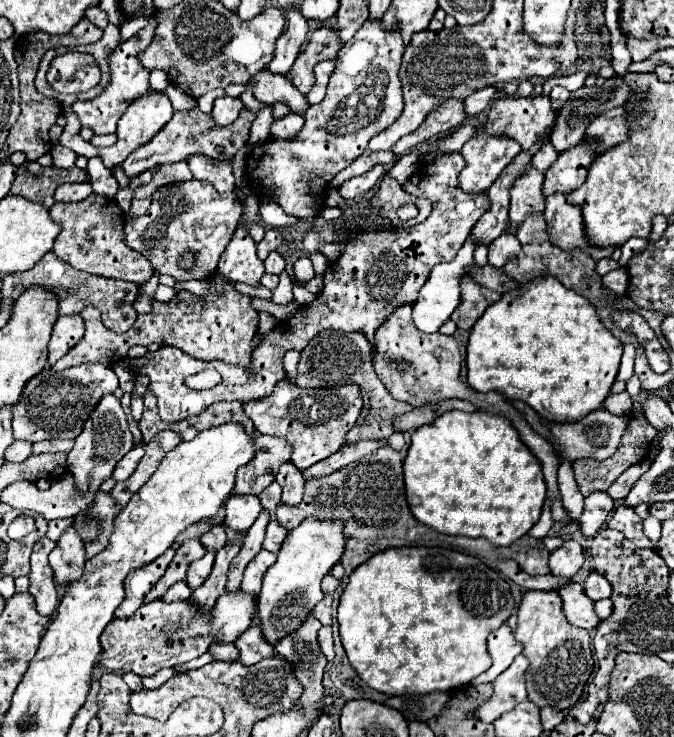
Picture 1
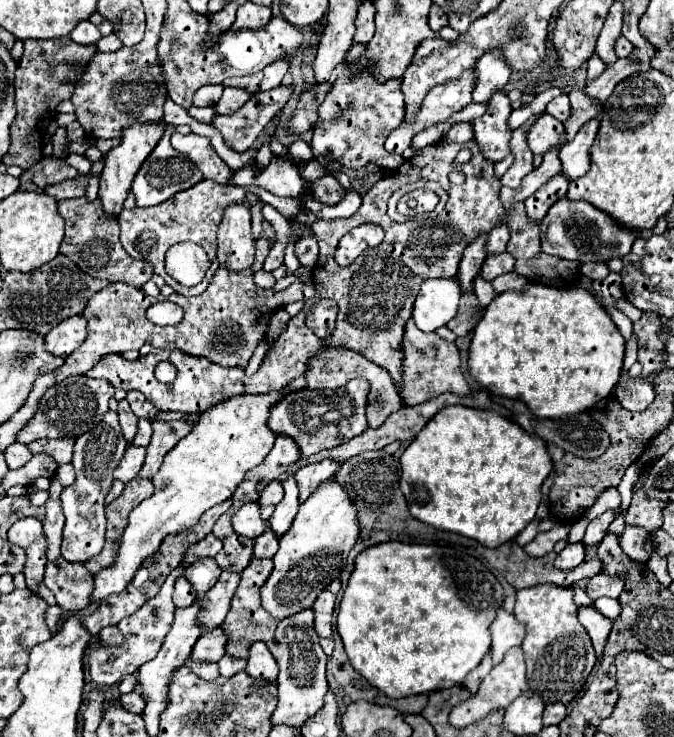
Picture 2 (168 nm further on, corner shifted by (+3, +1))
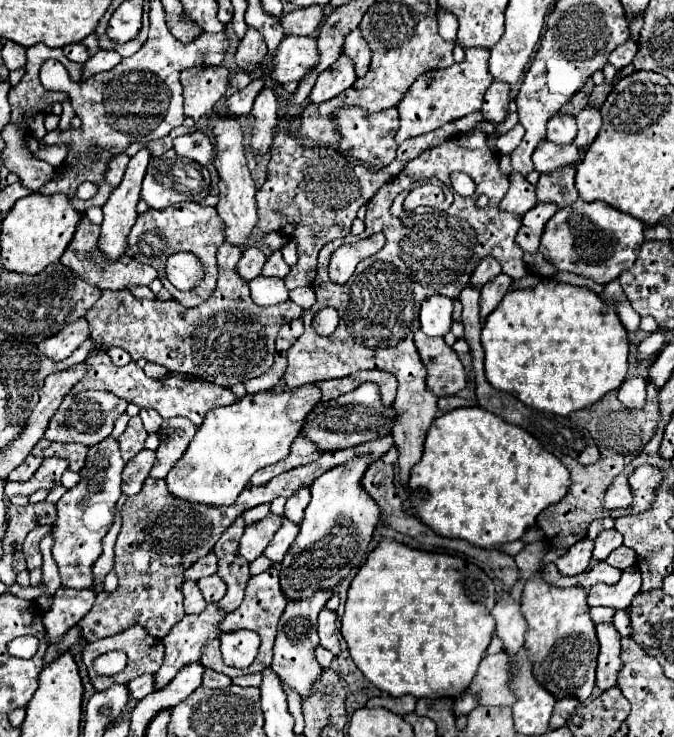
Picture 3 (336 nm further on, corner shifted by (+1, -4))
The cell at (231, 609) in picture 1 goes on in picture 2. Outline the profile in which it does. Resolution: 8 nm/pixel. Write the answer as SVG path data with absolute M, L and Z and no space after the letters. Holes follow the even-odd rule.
M214 627L208 629L206 633L200 635L200 639L196 641L194 649L192 649L192 657L196 661L210 661L216 663L224 651L226 651L226 643L228 643L228 635L222 627Z

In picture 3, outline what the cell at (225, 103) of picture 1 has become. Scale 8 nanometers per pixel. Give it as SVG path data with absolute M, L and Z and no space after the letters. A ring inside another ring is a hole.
M254 78L246 88L242 88L240 92L232 94L230 98L226 98L226 108L236 114L236 116L248 116L252 110L252 104L258 96L258 92L266 86L264 78Z

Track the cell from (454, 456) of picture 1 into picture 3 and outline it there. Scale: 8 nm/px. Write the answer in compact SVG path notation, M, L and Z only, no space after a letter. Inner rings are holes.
M478 406L444 412L432 422L424 442L424 456L412 468L408 482L410 504L424 524L440 536L462 538L478 548L520 540L524 532L536 524L536 516L550 504L558 504L568 494L568 488L570 472L554 454L544 450L538 440L520 426L512 426Z

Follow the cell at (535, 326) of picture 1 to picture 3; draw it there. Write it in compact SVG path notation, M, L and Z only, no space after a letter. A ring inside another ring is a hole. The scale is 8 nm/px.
M542 280L542 282L538 282L534 288L512 290L512 292L508 292L508 294L504 296L502 304L498 304L498 308L496 308L496 310L486 318L486 322L484 322L484 328L482 328L482 346L484 346L484 350L486 350L486 360L484 360L486 378L488 378L488 382L490 382L496 390L504 390L504 392L516 396L518 400L522 400L526 406L532 406L532 408L536 408L536 410L552 412L552 414L558 414L558 416L568 416L570 412L582 410L582 408L598 402L606 392L620 388L620 384L624 382L626 370L628 370L628 348L630 348L630 342L628 342L628 332L626 332L626 328L622 326L616 310L614 310L604 298L600 298L598 294L594 294L594 292L588 290L588 288L576 288L576 286L570 286L570 284L556 282L556 280Z

